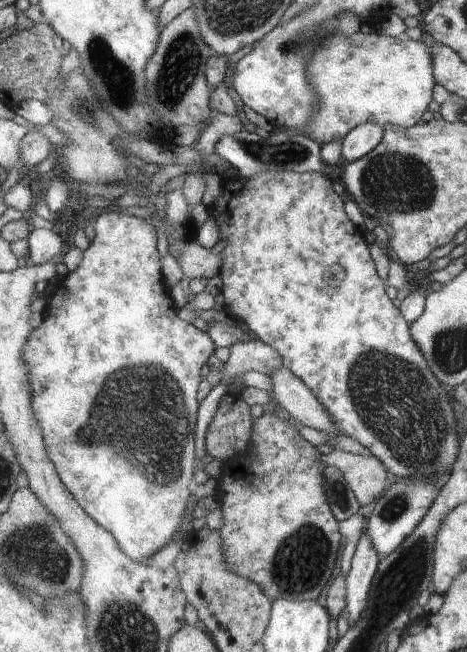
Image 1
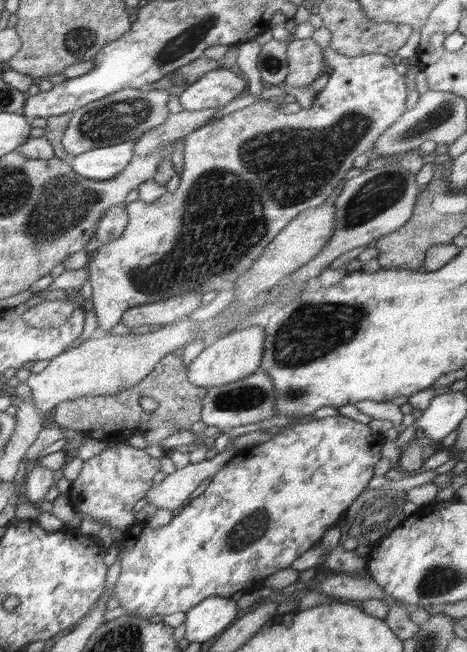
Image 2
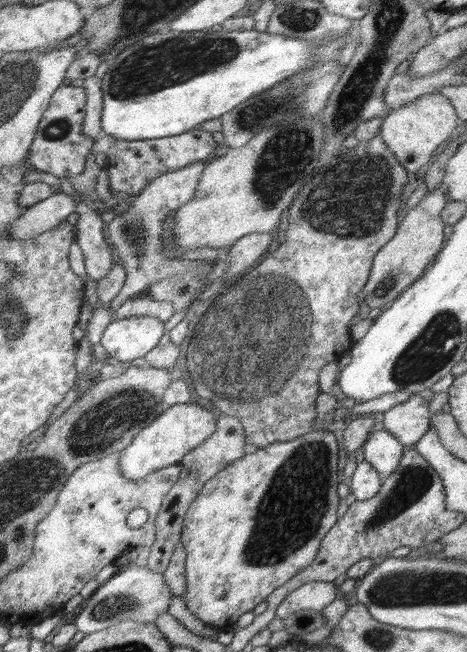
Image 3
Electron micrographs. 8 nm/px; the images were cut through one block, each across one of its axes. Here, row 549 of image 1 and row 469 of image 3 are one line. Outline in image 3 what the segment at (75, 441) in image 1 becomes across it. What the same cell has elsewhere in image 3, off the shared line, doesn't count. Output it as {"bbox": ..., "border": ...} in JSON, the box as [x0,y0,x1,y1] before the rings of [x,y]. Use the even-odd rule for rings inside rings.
{"bbox":[119,402,216,481],"border":[[[188,402],[167,407],[154,422],[146,425],[134,436],[129,445],[119,452],[122,477],[138,481],[146,479],[146,476],[160,471],[161,468],[179,464],[188,452],[212,435],[214,429],[216,429],[216,416],[196,403]]]}

